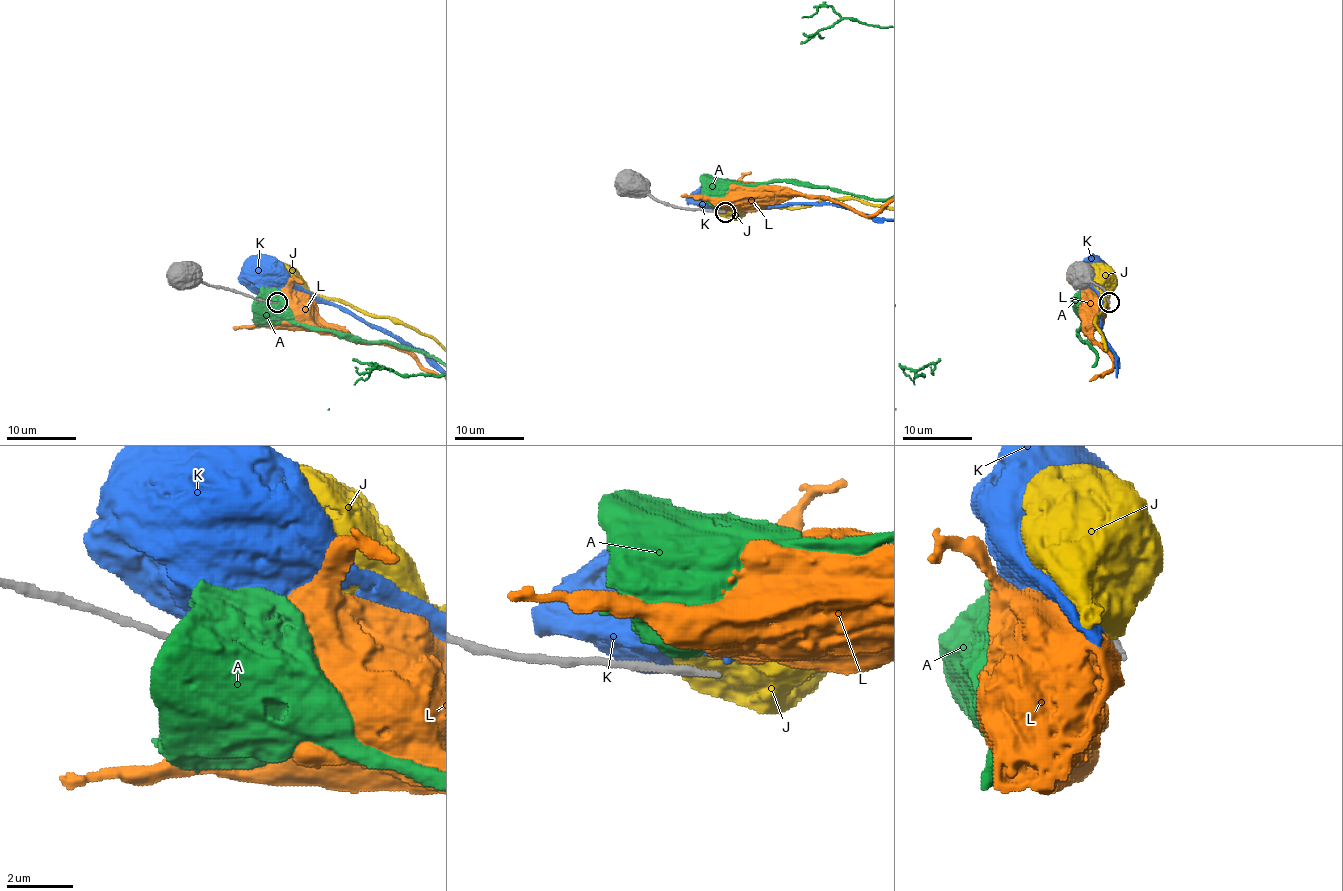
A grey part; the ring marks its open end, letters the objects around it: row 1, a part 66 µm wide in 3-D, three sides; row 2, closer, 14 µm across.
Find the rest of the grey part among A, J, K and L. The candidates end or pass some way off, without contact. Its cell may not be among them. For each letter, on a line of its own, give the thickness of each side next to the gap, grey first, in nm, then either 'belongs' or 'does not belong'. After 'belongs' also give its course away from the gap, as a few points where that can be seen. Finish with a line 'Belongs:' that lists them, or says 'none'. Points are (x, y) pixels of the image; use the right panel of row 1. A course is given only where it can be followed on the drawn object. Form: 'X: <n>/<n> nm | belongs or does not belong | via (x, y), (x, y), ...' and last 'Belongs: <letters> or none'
A: 180/950 nm | does not belong
J: 180/750 nm | does not belong
K: 180/550 nm | does not belong
L: 180/850 nm | does not belong
Belongs: none

